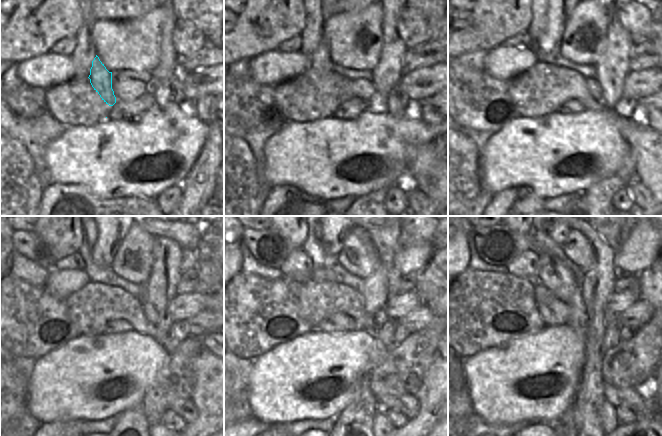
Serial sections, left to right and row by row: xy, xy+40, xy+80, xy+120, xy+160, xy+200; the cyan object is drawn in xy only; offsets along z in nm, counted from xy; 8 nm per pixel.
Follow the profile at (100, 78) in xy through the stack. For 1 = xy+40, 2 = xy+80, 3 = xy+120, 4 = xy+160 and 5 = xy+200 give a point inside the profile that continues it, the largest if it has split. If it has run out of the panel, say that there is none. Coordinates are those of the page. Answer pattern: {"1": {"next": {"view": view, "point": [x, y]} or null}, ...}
{"1": {"next": {"view": "xy+40", "point": [321, 62]}}, "2": {"next": {"view": "xy+80", "point": [558, 12]}}, "3": {"next": {"view": "xy+120", "point": [110, 236]}}, "4": {"next": {"view": "xy+160", "point": [332, 236]}}, "5": {"next": {"view": "xy+200", "point": [560, 236]}}}

